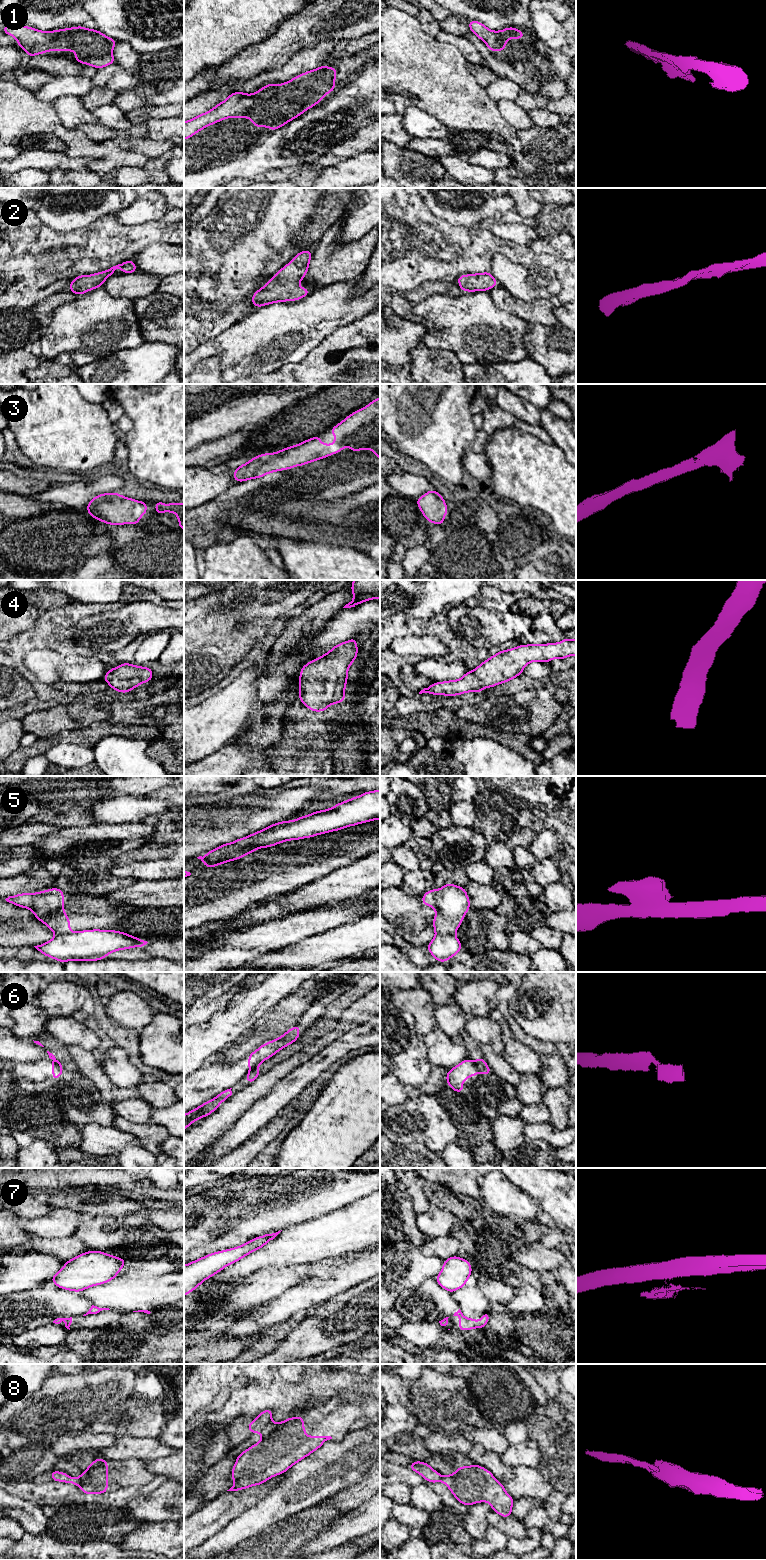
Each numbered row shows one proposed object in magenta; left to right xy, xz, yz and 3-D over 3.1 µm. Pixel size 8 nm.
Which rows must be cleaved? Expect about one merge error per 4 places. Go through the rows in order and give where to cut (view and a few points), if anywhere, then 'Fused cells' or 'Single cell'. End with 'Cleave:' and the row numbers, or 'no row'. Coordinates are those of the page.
1: No split. Single cell
2: No split. Single cell
3: No split. Single cell
4: No split. Single cell
5: Split along yz (436, 933), (449, 933), (453, 935). Fused cells
6: Split along yz (474, 1062), (478, 1069). Fused cells
7: Split along xz (267, 1234), (277, 1234). Fused cells
8: Split along xz (270, 1421), (261, 1430). Fused cells
Cleave: 5, 6, 7, 8

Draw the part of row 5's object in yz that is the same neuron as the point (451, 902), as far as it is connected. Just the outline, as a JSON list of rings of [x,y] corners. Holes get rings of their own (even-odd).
[[[445,883],[441,889],[431,889],[424,893],[421,902],[436,910],[436,915],[433,918],[433,928],[436,934],[454,935],[460,927],[465,914],[471,908],[470,900],[466,889],[455,884]]]

